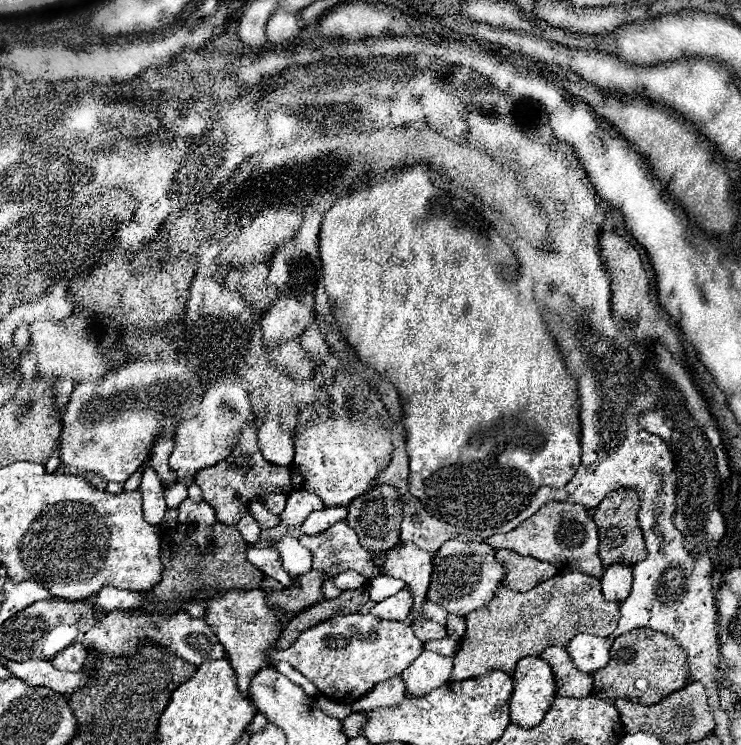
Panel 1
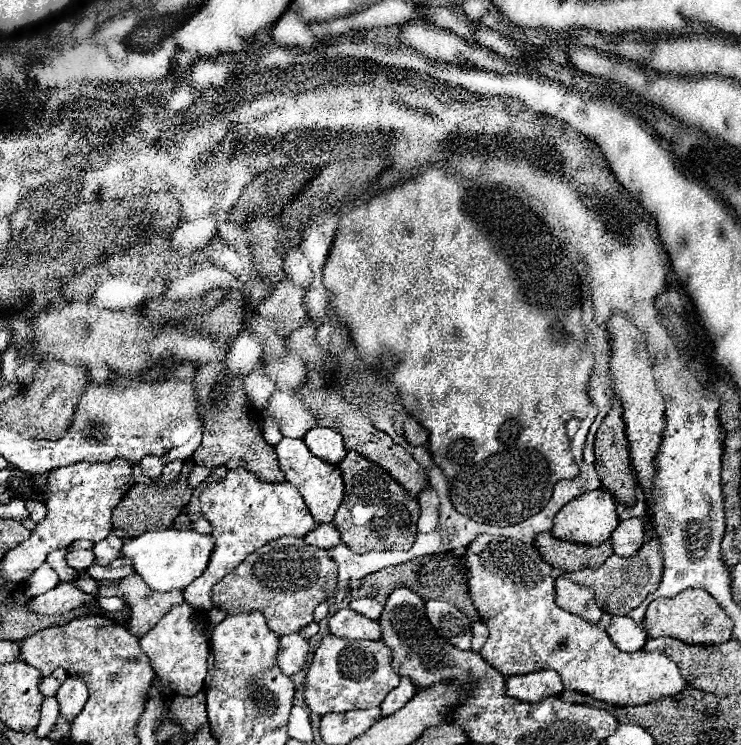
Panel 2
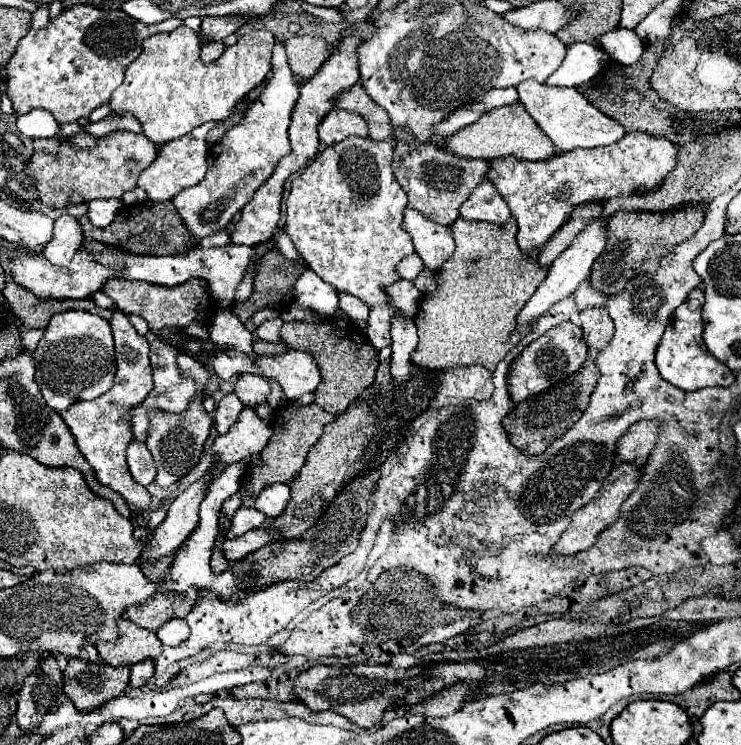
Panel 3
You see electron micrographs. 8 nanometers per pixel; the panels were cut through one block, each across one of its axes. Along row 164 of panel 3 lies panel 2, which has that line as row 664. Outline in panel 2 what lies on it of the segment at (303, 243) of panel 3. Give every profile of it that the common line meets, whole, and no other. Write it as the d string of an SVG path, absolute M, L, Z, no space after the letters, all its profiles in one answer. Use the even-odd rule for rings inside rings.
M328 634L310 658L304 682L304 702L318 716L326 712L350 712L354 708L378 708L398 682L400 676L392 670L392 650L384 642L350 640Z

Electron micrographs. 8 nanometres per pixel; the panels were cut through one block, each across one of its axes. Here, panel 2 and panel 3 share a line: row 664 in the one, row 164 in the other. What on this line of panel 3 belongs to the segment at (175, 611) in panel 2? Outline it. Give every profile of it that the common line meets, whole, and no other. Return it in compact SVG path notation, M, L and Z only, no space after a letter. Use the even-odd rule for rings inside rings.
M206 122L202 126L198 126L198 130L192 130L190 134L170 140L166 144L160 146L156 160L152 162L150 168L146 168L140 178L138 178L138 186L142 186L142 190L148 194L150 200L154 202L162 202L162 200L172 200L172 196L176 196L180 190L184 190L186 186L194 186L198 184L204 174L206 174L206 134L218 126L218 122Z

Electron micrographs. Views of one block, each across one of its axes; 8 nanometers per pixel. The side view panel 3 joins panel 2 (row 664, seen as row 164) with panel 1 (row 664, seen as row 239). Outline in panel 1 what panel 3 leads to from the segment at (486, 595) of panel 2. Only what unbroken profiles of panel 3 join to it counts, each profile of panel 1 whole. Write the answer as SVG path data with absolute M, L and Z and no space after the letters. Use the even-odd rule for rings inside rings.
M540 656L522 658L514 670L514 694L510 698L510 720L532 728L542 720L550 700L556 696L556 680L548 662Z

